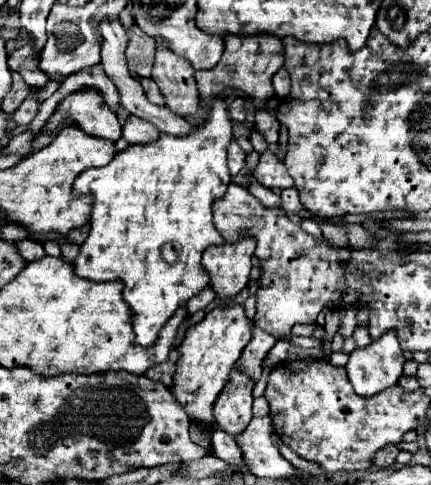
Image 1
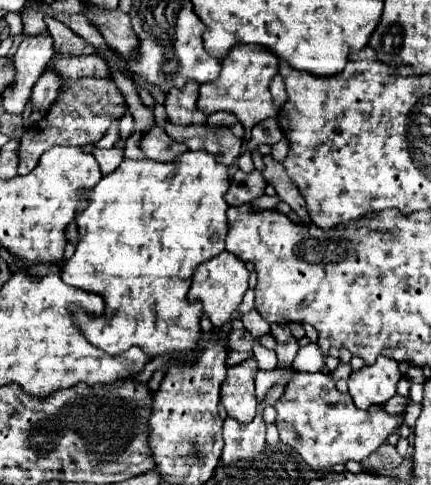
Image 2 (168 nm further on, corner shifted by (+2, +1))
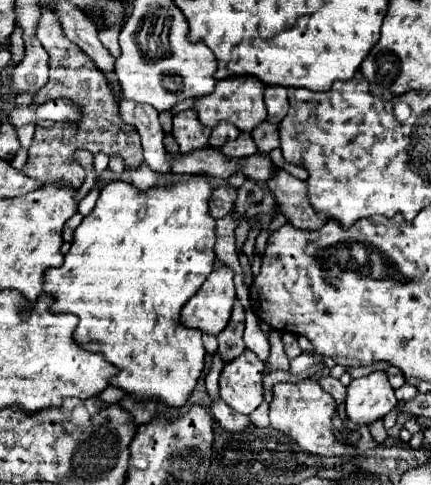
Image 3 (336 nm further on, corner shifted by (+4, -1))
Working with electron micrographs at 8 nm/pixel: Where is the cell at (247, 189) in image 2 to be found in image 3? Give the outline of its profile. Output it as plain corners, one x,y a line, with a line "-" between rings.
232,185
216,187
212,197
210,197
210,213
212,213
212,217
220,219
220,217
228,215
230,207
234,207
234,195
238,195
238,193
236,193
236,189

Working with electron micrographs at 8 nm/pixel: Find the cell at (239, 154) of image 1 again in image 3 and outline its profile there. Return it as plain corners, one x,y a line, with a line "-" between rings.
240,133
238,139
224,143
220,149
226,153
226,157
250,157
252,153
256,153
256,145
250,133

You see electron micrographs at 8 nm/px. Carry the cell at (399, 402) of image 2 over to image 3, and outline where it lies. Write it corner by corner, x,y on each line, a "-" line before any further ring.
384,419
374,421
374,423
370,425
370,433
372,433
372,437
374,437
374,441
376,441
376,443
382,443
382,441
388,437
386,427
384,427

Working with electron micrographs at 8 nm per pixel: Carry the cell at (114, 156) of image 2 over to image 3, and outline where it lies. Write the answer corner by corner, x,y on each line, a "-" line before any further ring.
96,181
94,187
88,191
88,195
78,203
78,213
80,215
88,215
94,209
94,203
96,203
98,193
100,193
100,185
102,185
102,181

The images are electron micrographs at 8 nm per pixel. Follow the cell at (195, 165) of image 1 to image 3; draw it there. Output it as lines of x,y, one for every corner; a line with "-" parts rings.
188,175
182,181
162,185
162,187
150,187
148,191
138,191
132,183
126,183
126,181
110,181
108,185
102,187
100,197
96,201
96,207
76,227
72,247
64,255
62,267
46,271
44,293
52,295
56,299
54,305
52,305
52,311
54,313
72,313
72,315
78,317
78,327
74,331
74,339
80,343
80,347
84,347
88,351
94,351
94,353
102,353
108,363
116,365
120,369
120,373
116,377
112,377
110,383
122,387
126,393
132,393
138,399
158,399
162,403
168,403
170,407
182,407
186,403
188,395
192,393
202,369
204,369
206,351
204,351
204,345
202,345
202,331
182,325
180,323
180,309
200,289
200,285
206,281
206,277
214,271
214,261
216,261
216,253
214,253
216,219
210,215
210,207
208,207
210,195
212,195
212,185
208,183
206,175

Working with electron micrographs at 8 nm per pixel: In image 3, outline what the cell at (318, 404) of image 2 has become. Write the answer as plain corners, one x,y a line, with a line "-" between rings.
306,379
308,389
300,389
298,383
276,383
272,389
272,401
270,401
270,425
290,437
296,445
300,445
304,451
324,457
344,457
356,447
352,443
342,443
332,433
334,429
334,415
336,415
336,401
330,393
326,393
316,381

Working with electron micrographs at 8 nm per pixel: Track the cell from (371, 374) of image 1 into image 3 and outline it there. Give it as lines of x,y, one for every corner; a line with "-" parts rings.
382,371
352,379
346,389
346,413
350,419
348,429
370,425
374,419
384,417
398,403
394,389

